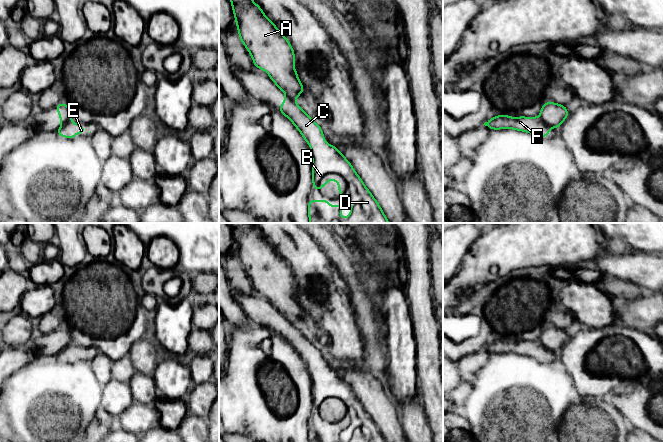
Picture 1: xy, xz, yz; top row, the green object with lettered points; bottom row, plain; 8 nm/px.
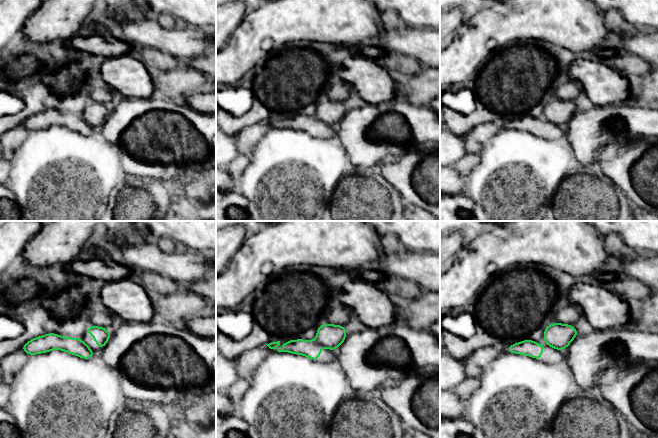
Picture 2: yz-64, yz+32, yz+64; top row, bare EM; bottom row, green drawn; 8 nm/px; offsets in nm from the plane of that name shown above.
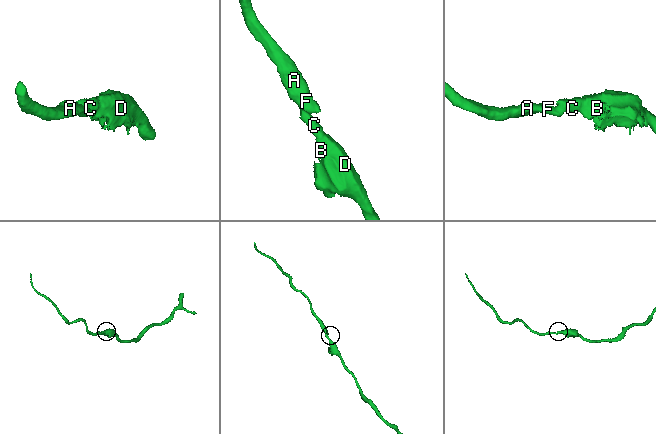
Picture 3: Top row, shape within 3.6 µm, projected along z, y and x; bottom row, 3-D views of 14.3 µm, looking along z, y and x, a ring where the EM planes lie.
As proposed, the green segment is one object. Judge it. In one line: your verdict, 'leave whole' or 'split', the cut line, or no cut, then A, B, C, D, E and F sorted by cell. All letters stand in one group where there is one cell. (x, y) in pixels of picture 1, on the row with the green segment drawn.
split; cut in yz along (540, 119), (547, 126); A E F / B C D

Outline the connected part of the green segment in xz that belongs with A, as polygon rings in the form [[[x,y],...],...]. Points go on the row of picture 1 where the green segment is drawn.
[[[230,0],[235,16],[235,21],[238,28],[238,33],[241,42],[244,44],[250,55],[252,56],[256,68],[265,70],[270,79],[291,99],[295,100],[298,95],[302,94],[304,87],[299,81],[296,68],[293,67],[295,63],[295,54],[293,48],[287,38],[276,28],[275,24],[266,18],[264,12],[259,5],[252,0]]]

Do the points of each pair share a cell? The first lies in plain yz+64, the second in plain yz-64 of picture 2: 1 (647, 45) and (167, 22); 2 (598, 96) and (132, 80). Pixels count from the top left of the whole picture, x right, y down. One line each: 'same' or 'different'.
1: different
2: same

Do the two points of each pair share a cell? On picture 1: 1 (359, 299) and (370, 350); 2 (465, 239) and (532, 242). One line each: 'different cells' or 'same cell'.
1: same cell
2: different cells

